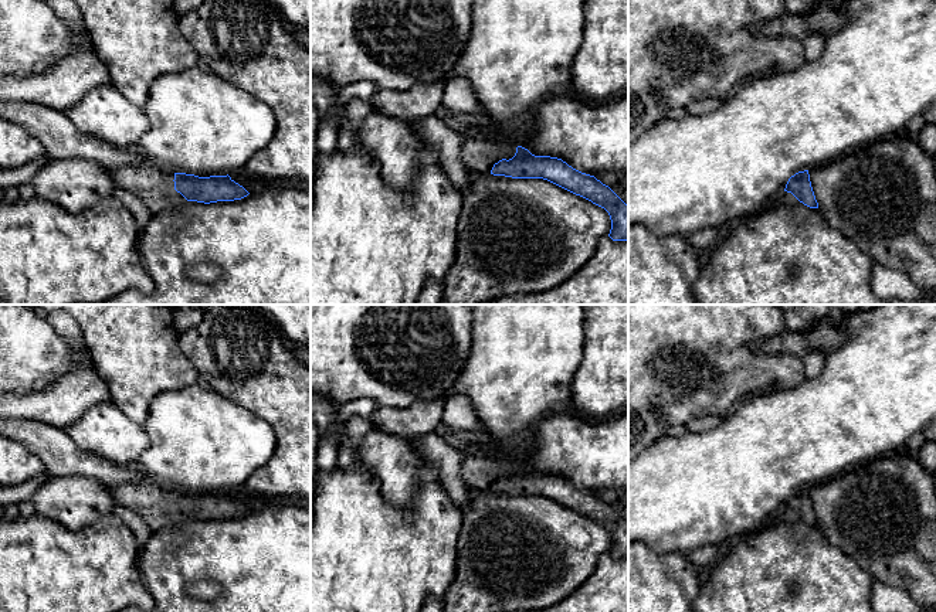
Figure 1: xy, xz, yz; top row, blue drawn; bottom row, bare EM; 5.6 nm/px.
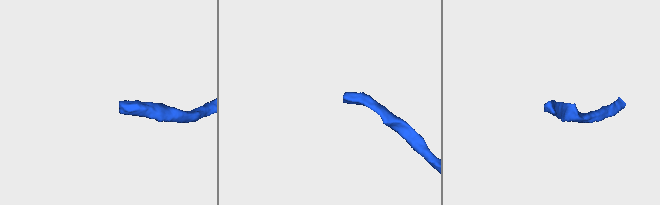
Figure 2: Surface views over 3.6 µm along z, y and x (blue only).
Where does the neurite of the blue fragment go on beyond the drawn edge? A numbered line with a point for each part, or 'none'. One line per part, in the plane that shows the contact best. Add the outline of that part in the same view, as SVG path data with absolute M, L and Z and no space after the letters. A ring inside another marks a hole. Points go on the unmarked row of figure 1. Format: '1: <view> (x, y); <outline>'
1: xy (155, 505); M147 477L136 484L108 486L115 503L139 514L152 531L182 524L187 517L174 507L174 490Z

